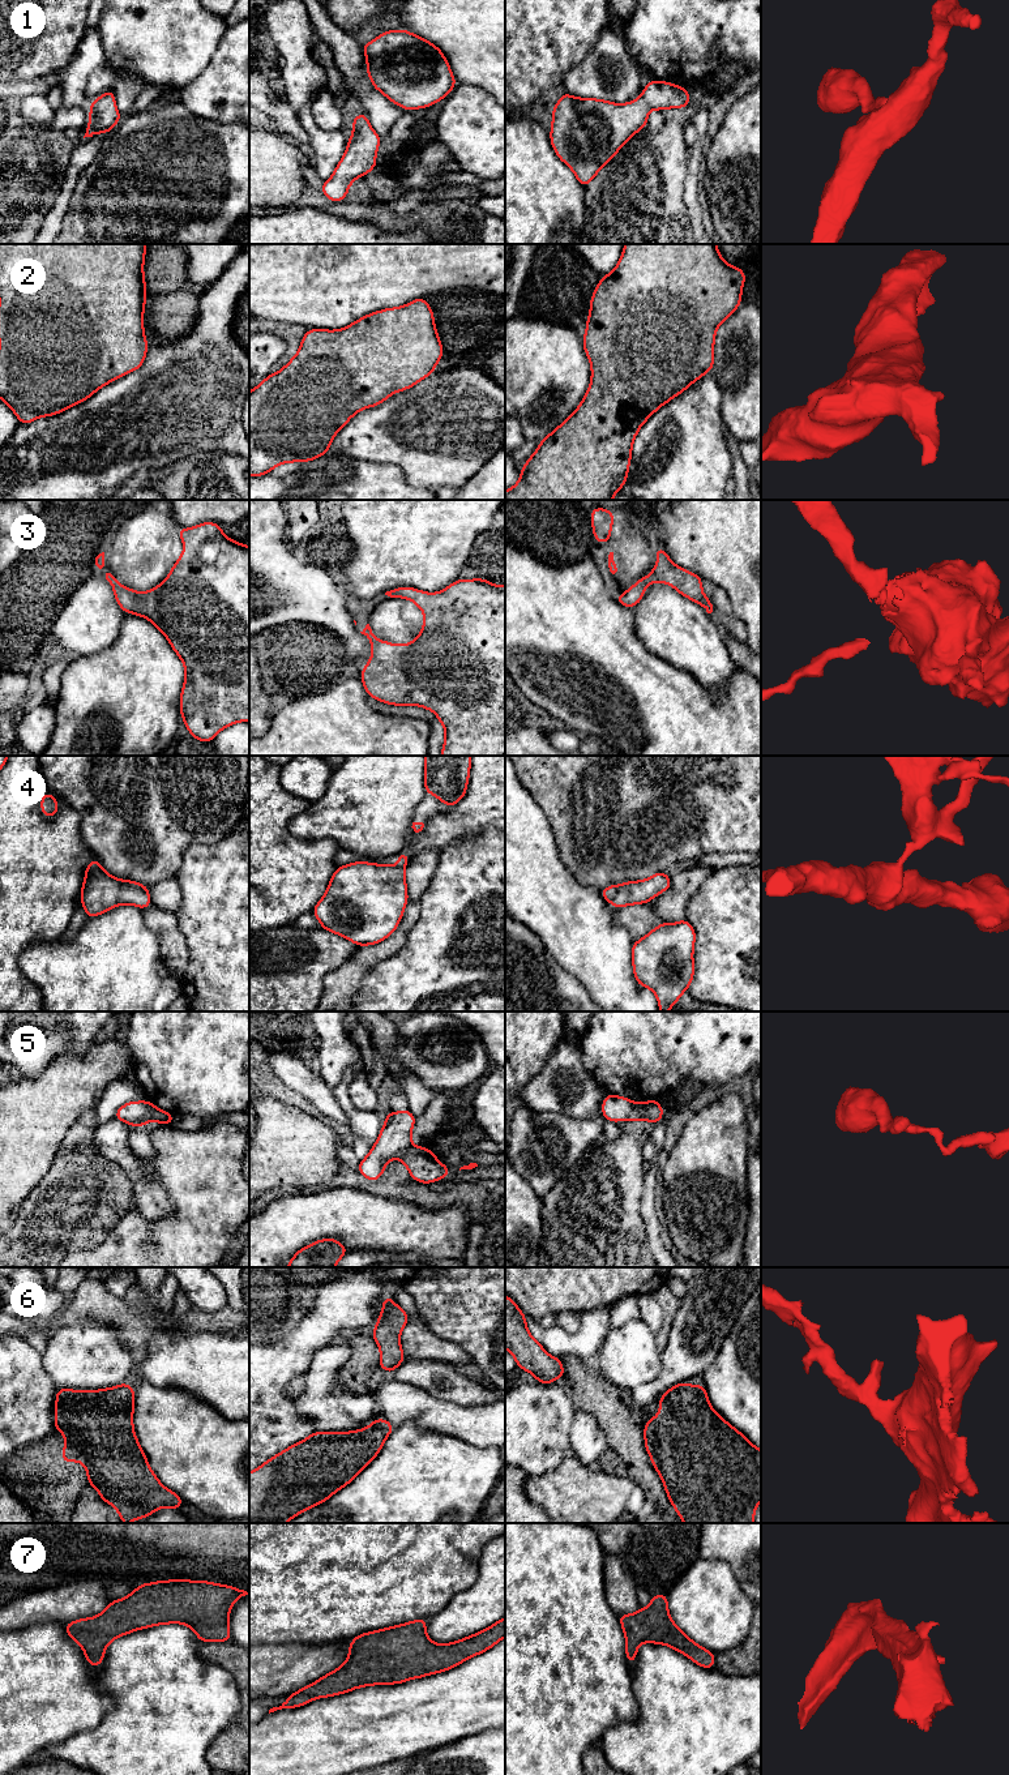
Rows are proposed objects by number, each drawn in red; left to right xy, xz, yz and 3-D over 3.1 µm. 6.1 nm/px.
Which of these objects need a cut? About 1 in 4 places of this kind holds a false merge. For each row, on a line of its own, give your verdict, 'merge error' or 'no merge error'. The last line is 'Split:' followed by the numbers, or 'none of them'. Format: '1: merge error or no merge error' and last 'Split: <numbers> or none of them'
1: no merge error
2: no merge error
3: no merge error
4: merge error
5: merge error
6: no merge error
7: no merge error
Split: 4, 5

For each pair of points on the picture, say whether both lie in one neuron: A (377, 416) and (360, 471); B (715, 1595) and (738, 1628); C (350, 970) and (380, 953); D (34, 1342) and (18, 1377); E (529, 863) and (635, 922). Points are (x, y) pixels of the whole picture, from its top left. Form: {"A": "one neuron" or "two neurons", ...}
{"A": "two neurons", "B": "one neuron", "C": "one neuron", "D": "two neurons", "E": "two neurons"}

